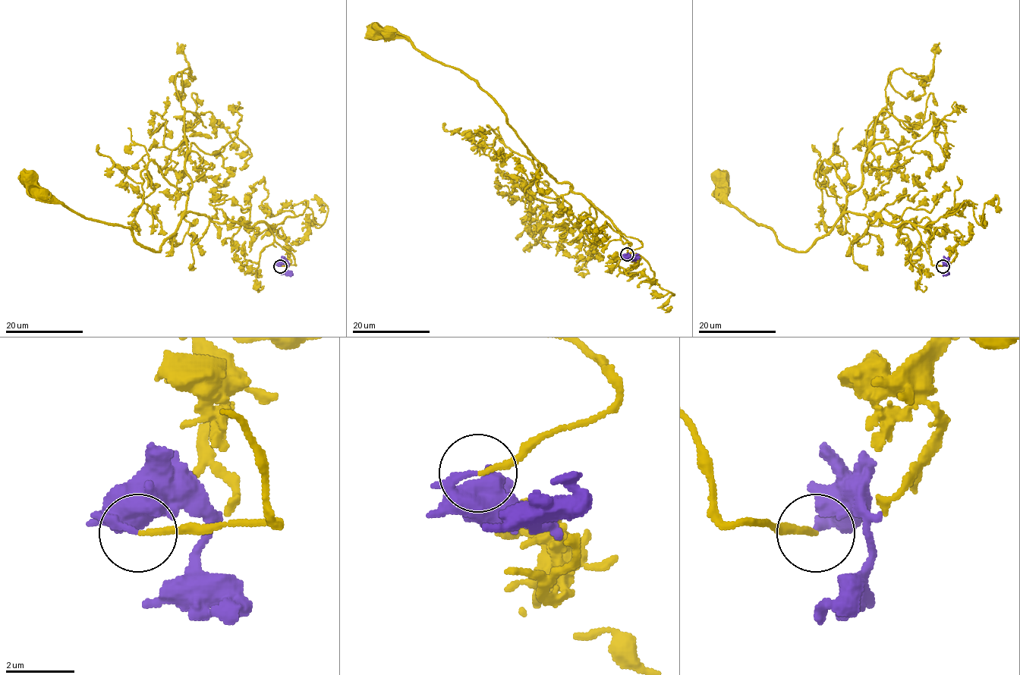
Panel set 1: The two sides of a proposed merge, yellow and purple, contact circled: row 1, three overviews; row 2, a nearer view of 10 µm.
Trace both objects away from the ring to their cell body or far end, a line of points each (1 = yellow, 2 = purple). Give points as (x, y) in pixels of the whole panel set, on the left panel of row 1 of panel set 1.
1: (280, 265), (295, 265), (294, 257), (263, 222), (187, 212), (151, 251), (128, 228), (80, 216), (27, 180)
2: (280, 265), (280, 264), (288, 265), (287, 271), (291, 276)

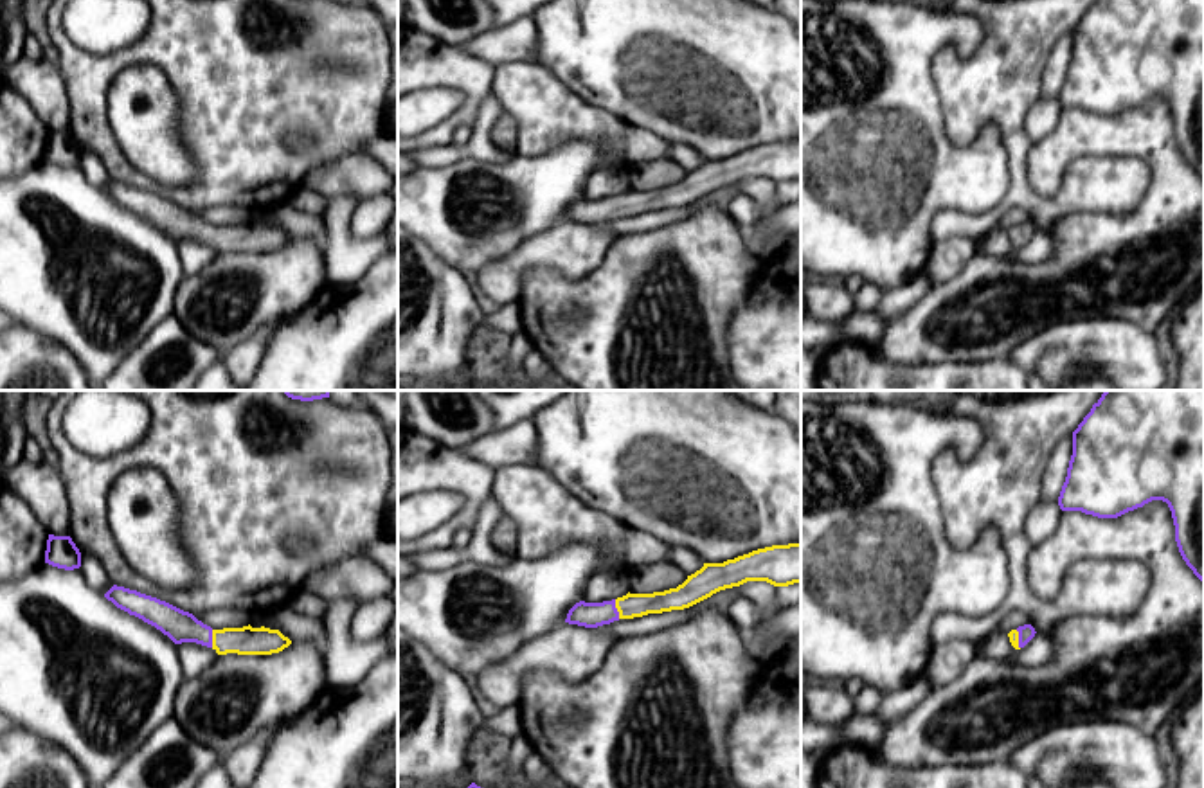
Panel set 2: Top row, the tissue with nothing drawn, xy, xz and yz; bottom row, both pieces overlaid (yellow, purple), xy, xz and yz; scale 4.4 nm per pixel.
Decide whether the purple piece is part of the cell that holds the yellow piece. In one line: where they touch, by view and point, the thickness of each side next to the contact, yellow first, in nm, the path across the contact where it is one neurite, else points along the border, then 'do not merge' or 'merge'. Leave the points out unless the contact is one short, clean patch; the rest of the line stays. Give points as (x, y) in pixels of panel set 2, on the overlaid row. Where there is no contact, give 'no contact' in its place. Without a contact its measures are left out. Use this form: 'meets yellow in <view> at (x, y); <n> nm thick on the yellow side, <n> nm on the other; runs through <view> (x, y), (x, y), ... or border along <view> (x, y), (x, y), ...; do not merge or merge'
meets yellow in xz at (616, 607); 110 nm thick on the yellow side, 110 nm on the other; runs through xz (632, 605), (616, 607), (600, 614), (584, 614); merge

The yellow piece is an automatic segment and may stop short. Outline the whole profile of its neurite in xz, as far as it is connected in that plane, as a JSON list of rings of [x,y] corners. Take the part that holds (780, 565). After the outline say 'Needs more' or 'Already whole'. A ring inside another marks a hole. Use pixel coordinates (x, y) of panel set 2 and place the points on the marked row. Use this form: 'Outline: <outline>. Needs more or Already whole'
Outline: [[[801,542],[772,545],[723,563],[704,563],[677,588],[653,594],[626,594],[603,603],[576,603],[565,622],[598,628],[619,619],[689,608],[713,594],[747,581],[767,581],[774,587],[801,583]]]. Needs more

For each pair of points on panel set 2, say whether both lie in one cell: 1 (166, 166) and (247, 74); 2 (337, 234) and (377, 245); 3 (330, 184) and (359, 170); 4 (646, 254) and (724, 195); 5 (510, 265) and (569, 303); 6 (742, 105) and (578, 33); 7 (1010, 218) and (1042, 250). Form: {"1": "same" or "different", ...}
{"1": "different", "2": "same", "3": "same", "4": "different", "5": "different", "6": "same", "7": "different"}

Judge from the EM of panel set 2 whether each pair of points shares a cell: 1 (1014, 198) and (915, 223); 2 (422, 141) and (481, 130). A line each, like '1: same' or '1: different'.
1: different
2: different

